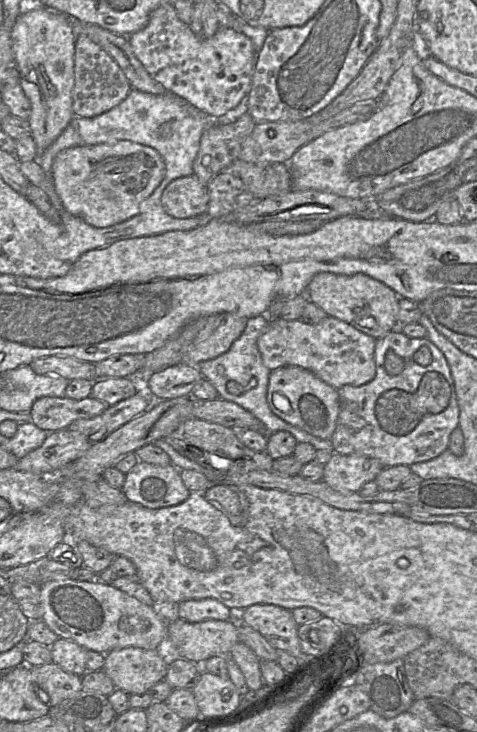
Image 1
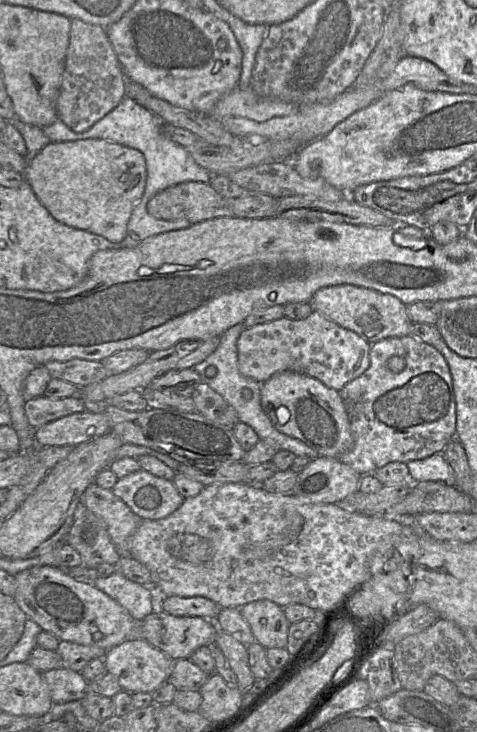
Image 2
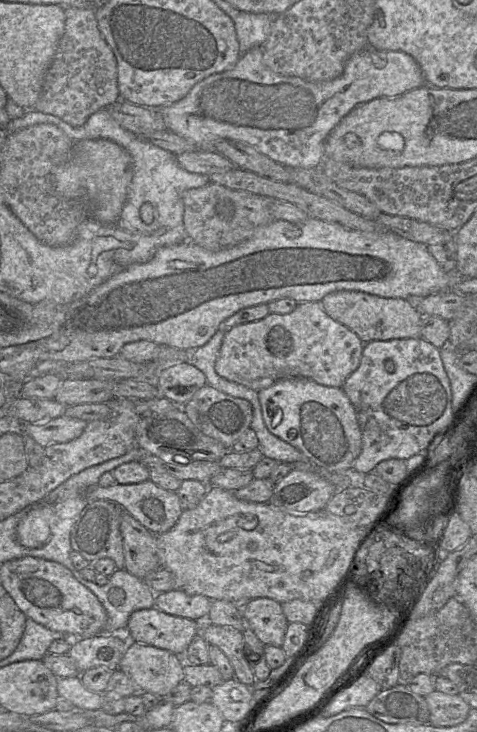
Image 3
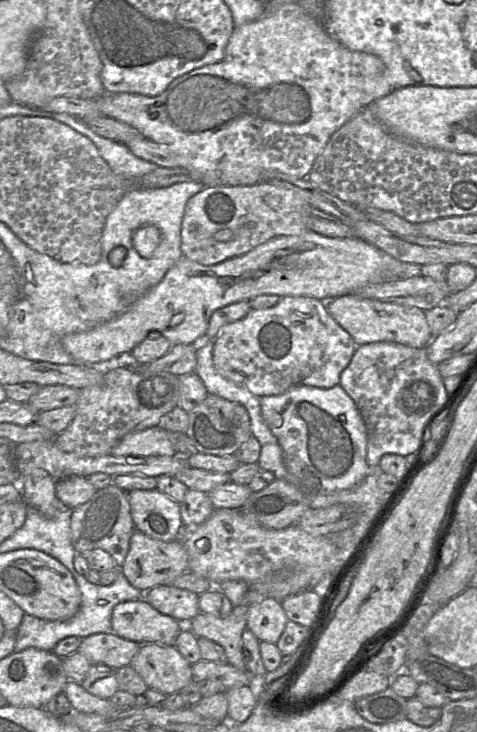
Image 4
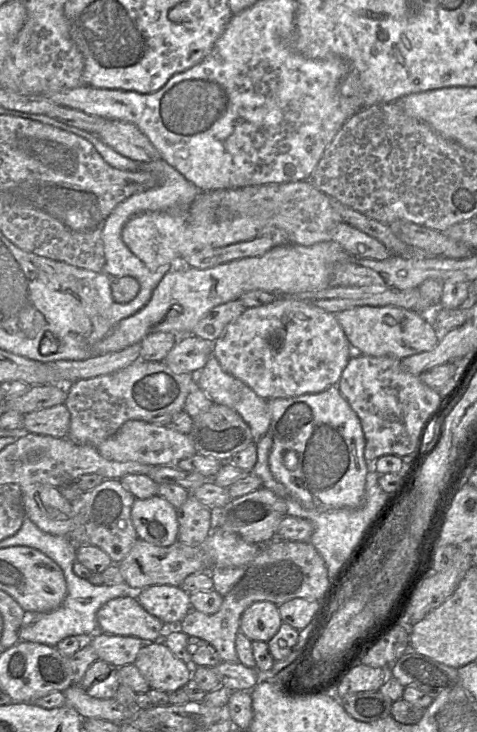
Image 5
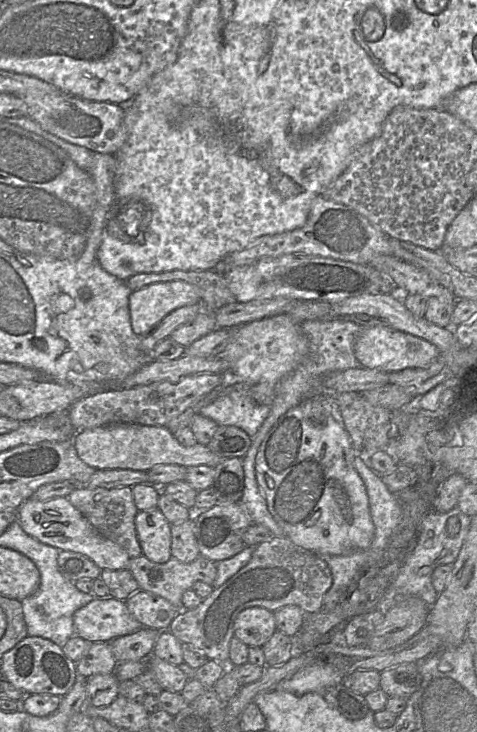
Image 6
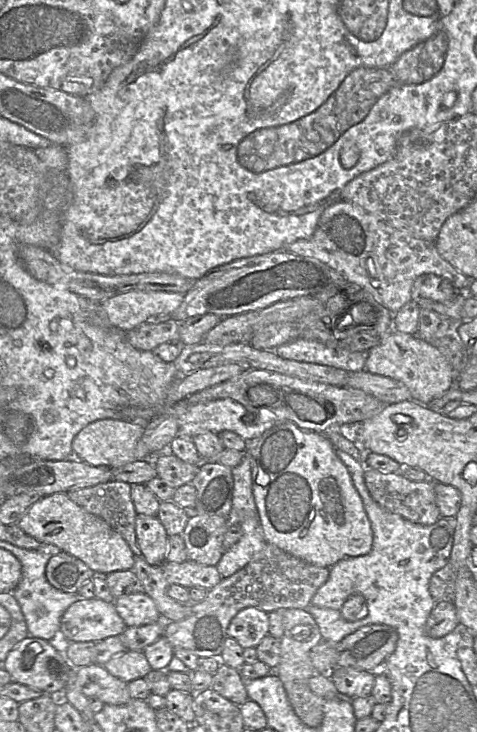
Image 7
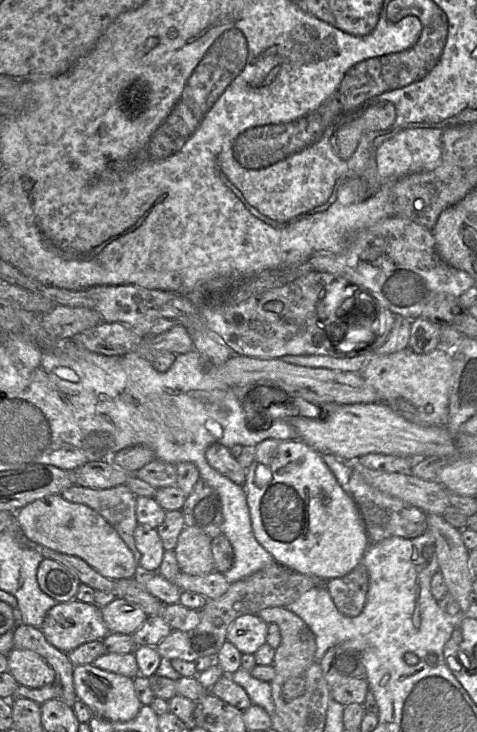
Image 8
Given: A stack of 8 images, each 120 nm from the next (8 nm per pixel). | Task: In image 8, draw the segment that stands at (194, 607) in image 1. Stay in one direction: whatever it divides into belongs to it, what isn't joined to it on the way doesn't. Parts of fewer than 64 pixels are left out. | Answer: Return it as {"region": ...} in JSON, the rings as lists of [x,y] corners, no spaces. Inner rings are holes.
{"region":[[[121,598],[101,608],[101,614],[109,633],[124,635],[132,635],[148,618],[138,604]]]}

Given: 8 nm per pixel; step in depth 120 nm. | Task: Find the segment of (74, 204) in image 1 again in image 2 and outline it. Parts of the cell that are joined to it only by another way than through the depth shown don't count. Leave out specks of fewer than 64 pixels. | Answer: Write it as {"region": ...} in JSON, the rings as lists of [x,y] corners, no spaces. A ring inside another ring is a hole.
{"region":[[[76,139],[50,142],[28,159],[22,175],[59,222],[121,242],[133,208],[143,195],[147,167],[137,149],[106,139]]]}

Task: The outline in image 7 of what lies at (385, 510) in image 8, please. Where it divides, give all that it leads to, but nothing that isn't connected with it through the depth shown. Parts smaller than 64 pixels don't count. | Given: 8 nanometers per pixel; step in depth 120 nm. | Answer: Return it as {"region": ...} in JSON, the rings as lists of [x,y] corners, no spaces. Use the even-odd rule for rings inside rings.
{"region":[[[366,468],[364,480],[371,497],[391,513],[426,526],[434,524],[441,517],[435,499],[434,485],[436,482],[430,478],[414,482],[396,473],[384,473],[374,468]]]}

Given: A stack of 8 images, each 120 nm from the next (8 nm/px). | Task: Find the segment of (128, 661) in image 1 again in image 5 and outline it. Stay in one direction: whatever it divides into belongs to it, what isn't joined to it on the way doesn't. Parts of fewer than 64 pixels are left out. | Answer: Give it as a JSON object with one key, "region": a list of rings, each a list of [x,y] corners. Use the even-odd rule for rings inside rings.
{"region":[[[162,640],[143,647],[134,665],[151,689],[166,693],[184,688],[193,675],[193,667],[178,659]]]}

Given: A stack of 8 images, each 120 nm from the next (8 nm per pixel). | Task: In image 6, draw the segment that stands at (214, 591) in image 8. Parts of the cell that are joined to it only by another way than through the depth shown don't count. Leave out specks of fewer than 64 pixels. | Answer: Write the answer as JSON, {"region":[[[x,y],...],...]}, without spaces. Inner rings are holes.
{"region":[[[142,554],[137,558],[130,559],[127,569],[138,582],[139,590],[151,592],[168,601],[171,599],[180,607],[180,611],[184,609],[182,605],[183,593],[192,589],[198,581],[213,585],[218,573],[217,562],[202,556],[190,563],[183,563],[173,557],[166,563],[155,563]]]}

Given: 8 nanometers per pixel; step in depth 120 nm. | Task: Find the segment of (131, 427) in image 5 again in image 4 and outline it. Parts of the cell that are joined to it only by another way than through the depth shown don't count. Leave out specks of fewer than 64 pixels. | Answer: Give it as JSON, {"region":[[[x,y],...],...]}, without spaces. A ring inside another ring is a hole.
{"region":[[[155,426],[127,434],[112,449],[111,455],[149,457],[176,456],[177,453],[169,438],[169,431]]]}

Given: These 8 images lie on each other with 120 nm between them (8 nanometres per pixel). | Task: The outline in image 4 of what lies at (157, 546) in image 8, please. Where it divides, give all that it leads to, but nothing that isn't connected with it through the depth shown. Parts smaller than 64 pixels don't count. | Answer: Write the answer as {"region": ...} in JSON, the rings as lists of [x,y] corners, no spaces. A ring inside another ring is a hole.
{"region":[[[154,490],[128,492],[135,528],[147,536],[163,542],[176,540],[183,528],[180,503]]]}

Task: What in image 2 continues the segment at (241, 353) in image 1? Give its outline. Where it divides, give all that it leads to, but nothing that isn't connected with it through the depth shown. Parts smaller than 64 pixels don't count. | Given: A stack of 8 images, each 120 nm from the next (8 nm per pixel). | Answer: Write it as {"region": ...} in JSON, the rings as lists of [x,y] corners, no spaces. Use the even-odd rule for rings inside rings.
{"region":[[[242,323],[236,324],[219,336],[219,344],[205,360],[193,366],[193,369],[200,375],[201,381],[207,384],[210,388],[220,394],[236,411],[239,420],[252,427],[260,440],[272,440],[280,448],[280,450],[287,450],[296,456],[307,456],[311,460],[318,456],[315,450],[308,447],[302,441],[285,435],[278,431],[272,424],[271,420],[263,410],[261,405],[261,383],[243,376],[238,370],[238,353],[237,340],[240,333],[247,328]],[[209,366],[215,366],[217,373],[214,377],[209,378],[206,375],[206,369]]]}

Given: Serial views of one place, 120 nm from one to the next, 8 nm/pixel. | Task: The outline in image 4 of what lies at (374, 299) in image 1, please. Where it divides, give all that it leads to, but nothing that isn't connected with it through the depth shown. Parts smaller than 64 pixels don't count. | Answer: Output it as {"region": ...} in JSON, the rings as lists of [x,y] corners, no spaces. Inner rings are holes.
{"region":[[[345,294],[326,301],[326,308],[338,325],[351,335],[357,346],[392,342],[412,348],[425,348],[434,337],[427,323],[425,311],[416,307]]]}

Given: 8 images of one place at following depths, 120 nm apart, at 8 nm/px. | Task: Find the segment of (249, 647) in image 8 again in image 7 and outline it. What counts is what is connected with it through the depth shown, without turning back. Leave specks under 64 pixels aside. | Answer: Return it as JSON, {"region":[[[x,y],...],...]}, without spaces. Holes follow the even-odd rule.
{"region":[[[254,607],[245,608],[233,617],[227,634],[243,649],[256,648],[269,634],[269,614]]]}

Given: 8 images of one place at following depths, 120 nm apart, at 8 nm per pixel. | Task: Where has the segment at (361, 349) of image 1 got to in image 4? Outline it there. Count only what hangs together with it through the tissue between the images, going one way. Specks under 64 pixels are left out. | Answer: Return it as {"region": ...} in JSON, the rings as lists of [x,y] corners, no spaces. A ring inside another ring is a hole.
{"region":[[[284,296],[276,305],[266,309],[251,309],[242,319],[225,325],[218,336],[213,340],[213,364],[217,372],[226,379],[246,388],[258,397],[279,395],[292,386],[305,385],[316,388],[331,388],[339,384],[342,371],[348,366],[357,348],[351,335],[346,332],[329,314],[326,304],[322,301],[306,296]]]}

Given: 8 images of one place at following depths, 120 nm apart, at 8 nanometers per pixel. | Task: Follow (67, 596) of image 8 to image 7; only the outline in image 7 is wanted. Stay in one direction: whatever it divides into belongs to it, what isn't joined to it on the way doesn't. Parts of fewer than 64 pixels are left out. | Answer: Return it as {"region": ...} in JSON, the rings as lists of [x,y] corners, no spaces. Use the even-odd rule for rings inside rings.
{"region":[[[62,552],[49,559],[45,575],[56,589],[65,593],[77,594],[80,587],[97,574],[81,559]]]}

